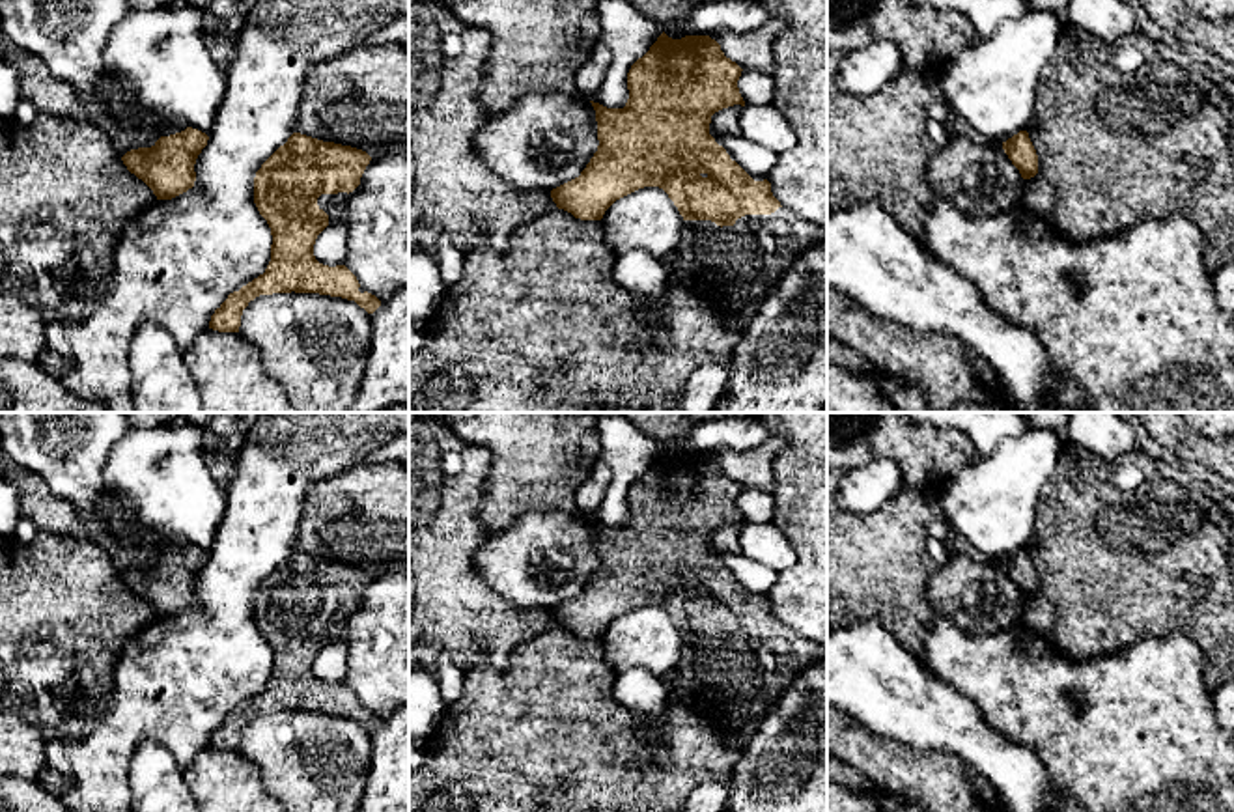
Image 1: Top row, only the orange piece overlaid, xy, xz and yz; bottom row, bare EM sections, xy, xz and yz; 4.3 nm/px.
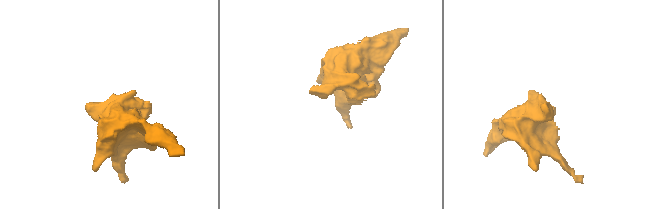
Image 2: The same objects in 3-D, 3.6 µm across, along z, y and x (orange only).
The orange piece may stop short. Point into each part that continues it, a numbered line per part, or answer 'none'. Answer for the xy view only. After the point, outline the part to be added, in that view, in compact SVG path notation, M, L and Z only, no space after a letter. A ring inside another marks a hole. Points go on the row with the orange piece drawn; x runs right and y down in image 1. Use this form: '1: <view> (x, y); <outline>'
1: xy (333, 204); M338 192L338 194L321 194L317 198L317 205L329 215L329 222L336 222L345 217L347 196L349 196L347 192Z

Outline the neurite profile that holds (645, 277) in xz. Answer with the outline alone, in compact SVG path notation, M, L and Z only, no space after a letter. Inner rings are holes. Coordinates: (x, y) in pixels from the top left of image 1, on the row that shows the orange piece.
M640 248L618 252L614 278L637 299L637 321L646 325L648 343L661 345L666 336L665 293L672 284L663 259Z

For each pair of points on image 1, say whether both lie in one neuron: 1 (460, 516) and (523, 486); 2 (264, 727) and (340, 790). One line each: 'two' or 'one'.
1: two
2: one

